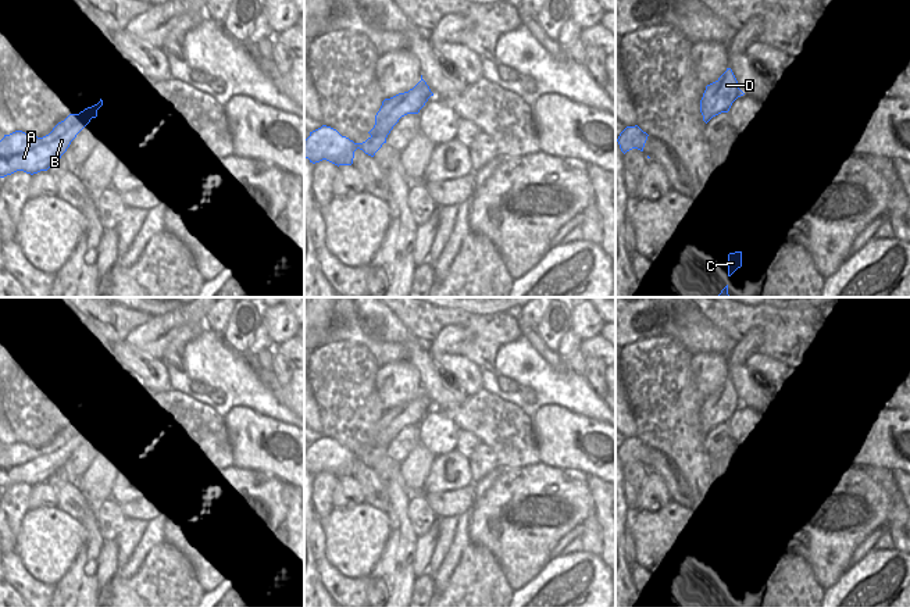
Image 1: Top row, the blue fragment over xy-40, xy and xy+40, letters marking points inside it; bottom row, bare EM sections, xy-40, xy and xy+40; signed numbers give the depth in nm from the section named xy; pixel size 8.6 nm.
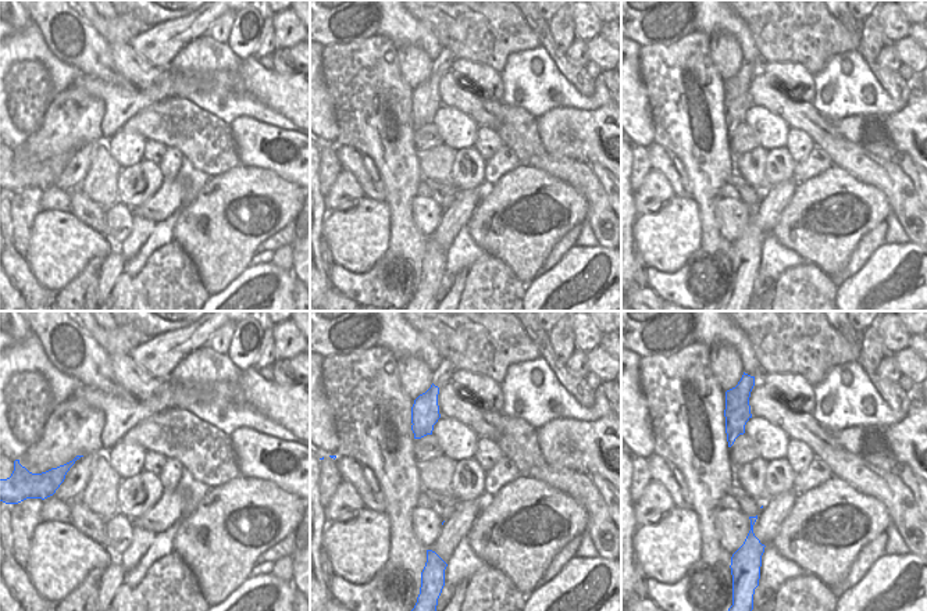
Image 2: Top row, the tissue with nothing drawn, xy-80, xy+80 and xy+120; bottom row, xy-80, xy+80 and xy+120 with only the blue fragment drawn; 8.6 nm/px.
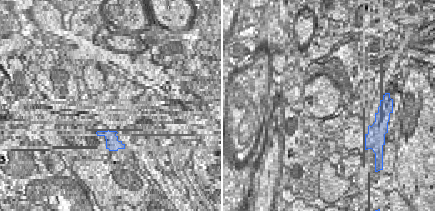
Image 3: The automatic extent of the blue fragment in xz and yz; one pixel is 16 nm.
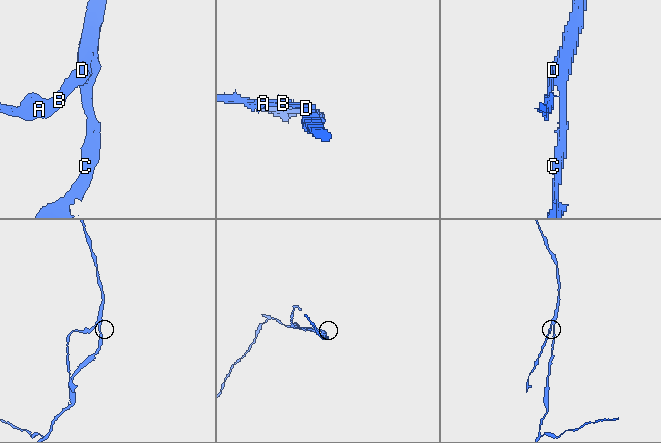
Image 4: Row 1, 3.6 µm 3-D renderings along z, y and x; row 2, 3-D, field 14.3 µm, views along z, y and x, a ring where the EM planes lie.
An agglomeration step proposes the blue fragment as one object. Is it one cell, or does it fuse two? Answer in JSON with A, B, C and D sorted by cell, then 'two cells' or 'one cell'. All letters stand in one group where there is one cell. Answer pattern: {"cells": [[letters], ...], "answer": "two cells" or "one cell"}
{"cells": [["A", "B"], ["C", "D"]], "answer": "two cells"}

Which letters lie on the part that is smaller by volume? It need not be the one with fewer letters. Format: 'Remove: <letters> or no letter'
Remove: A, B

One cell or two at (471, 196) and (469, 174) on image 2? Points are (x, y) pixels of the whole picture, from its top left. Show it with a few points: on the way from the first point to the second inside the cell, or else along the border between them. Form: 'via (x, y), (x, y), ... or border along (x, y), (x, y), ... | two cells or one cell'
border along (481, 186), (457, 190) | two cells

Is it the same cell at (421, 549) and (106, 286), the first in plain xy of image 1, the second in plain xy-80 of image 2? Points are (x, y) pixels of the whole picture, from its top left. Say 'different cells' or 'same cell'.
same cell

